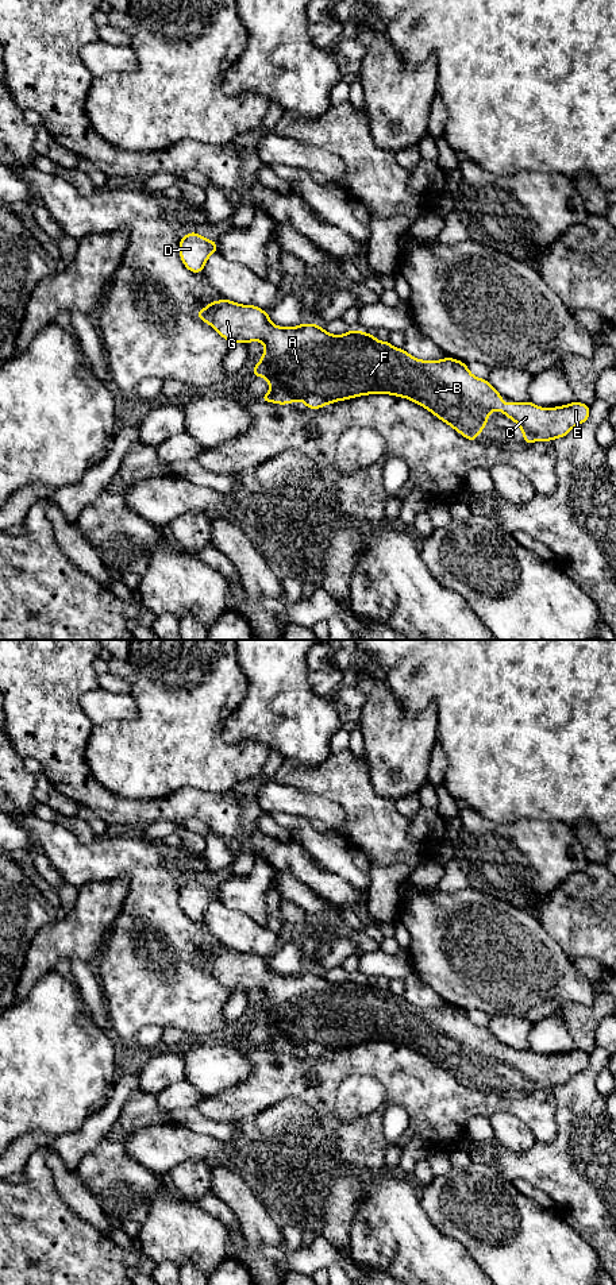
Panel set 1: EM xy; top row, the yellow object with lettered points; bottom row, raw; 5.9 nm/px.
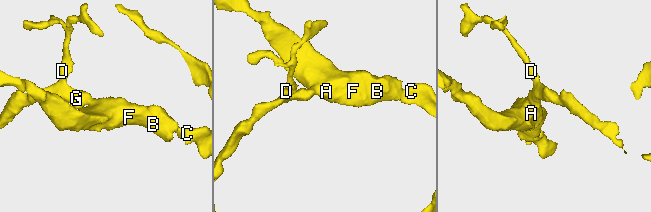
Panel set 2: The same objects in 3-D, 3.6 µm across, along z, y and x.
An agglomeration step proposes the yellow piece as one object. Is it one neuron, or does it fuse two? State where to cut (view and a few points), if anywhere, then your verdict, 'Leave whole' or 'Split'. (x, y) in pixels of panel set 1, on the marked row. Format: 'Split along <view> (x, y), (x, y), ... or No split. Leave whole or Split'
No split. Leave whole

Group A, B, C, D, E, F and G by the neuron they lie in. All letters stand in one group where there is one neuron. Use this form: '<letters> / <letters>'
A B C D E F G

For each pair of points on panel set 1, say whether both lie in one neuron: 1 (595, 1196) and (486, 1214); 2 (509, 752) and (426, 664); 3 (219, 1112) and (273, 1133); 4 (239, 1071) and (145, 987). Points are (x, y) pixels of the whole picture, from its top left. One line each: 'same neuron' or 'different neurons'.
1: different neurons
2: same neuron
3: different neurons
4: different neurons

